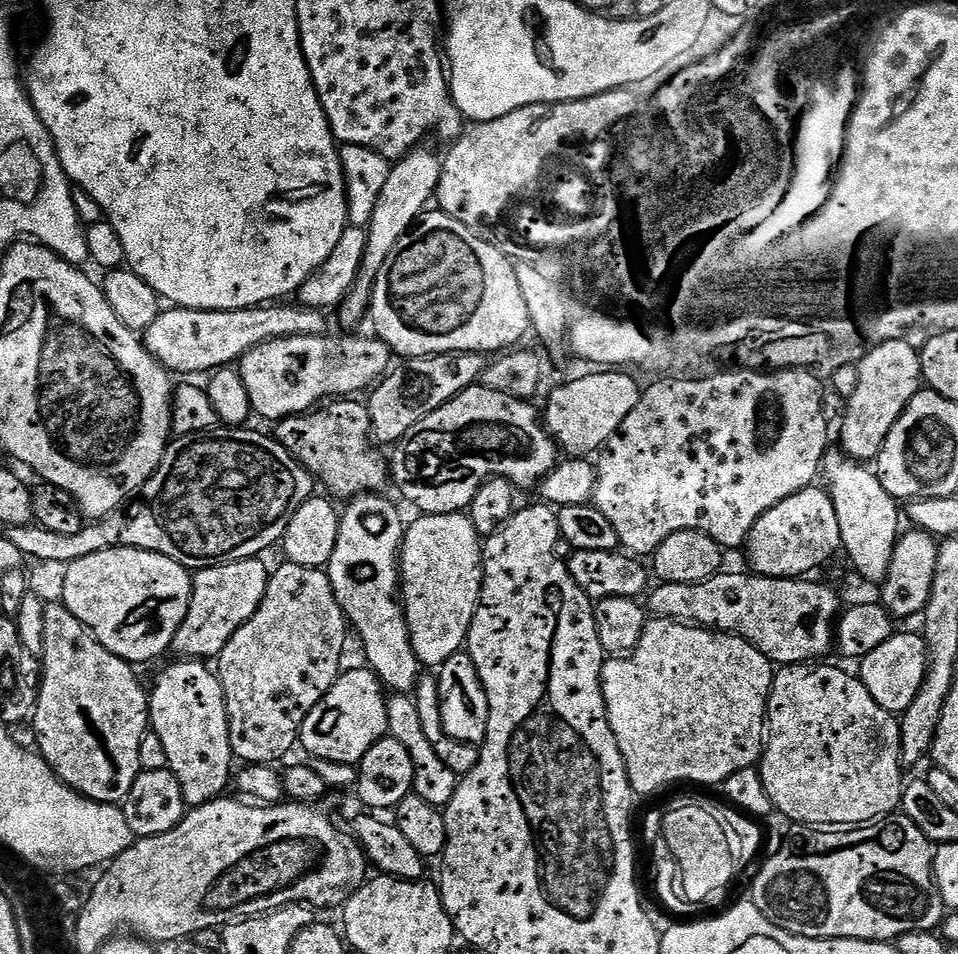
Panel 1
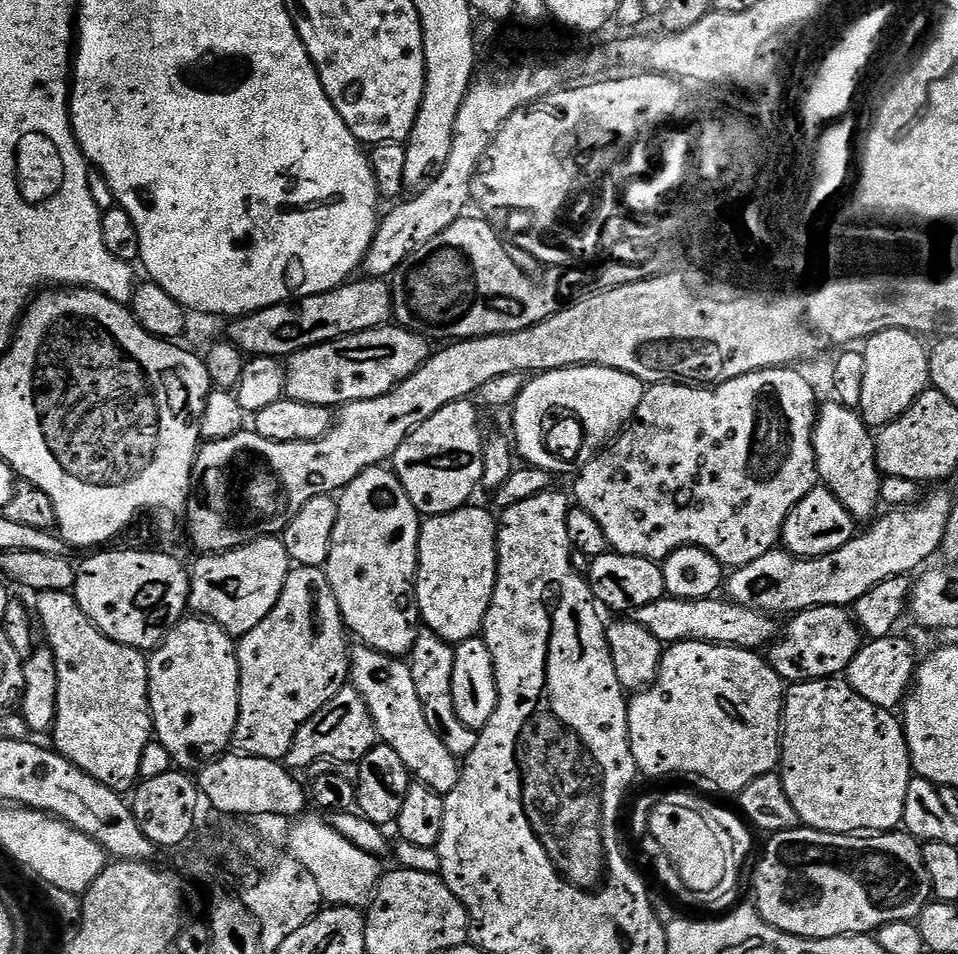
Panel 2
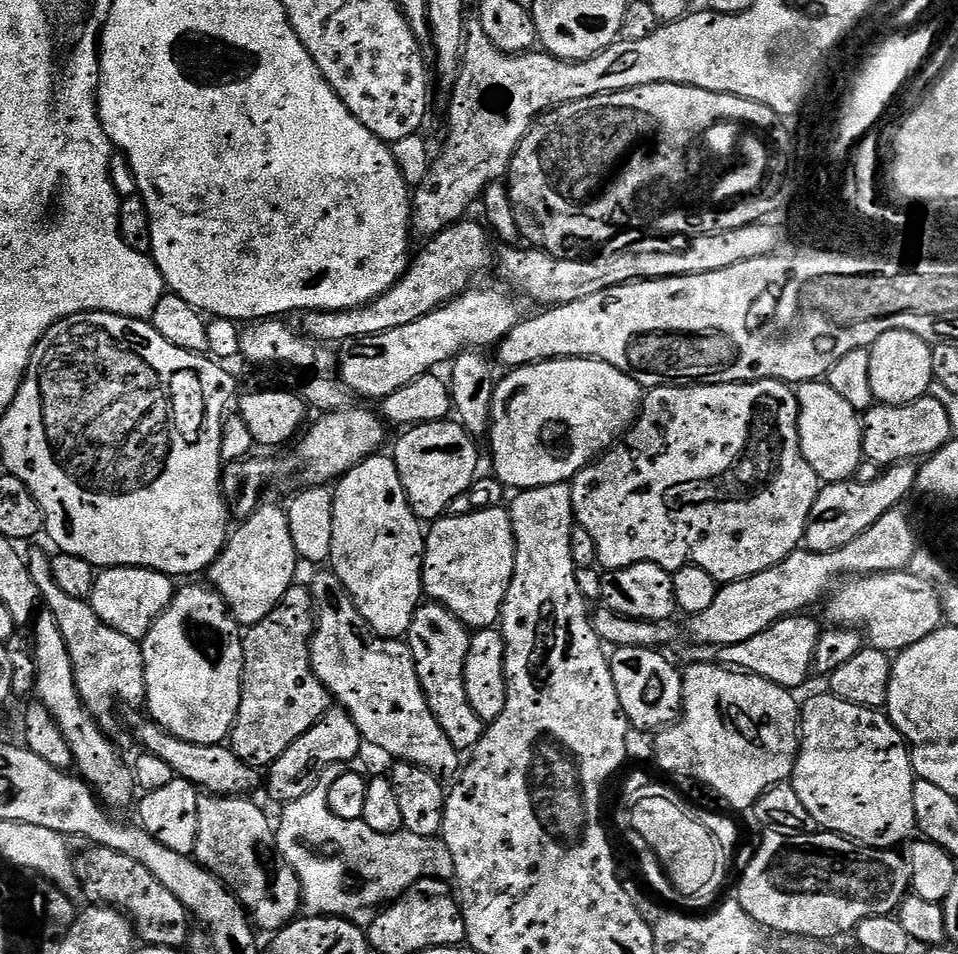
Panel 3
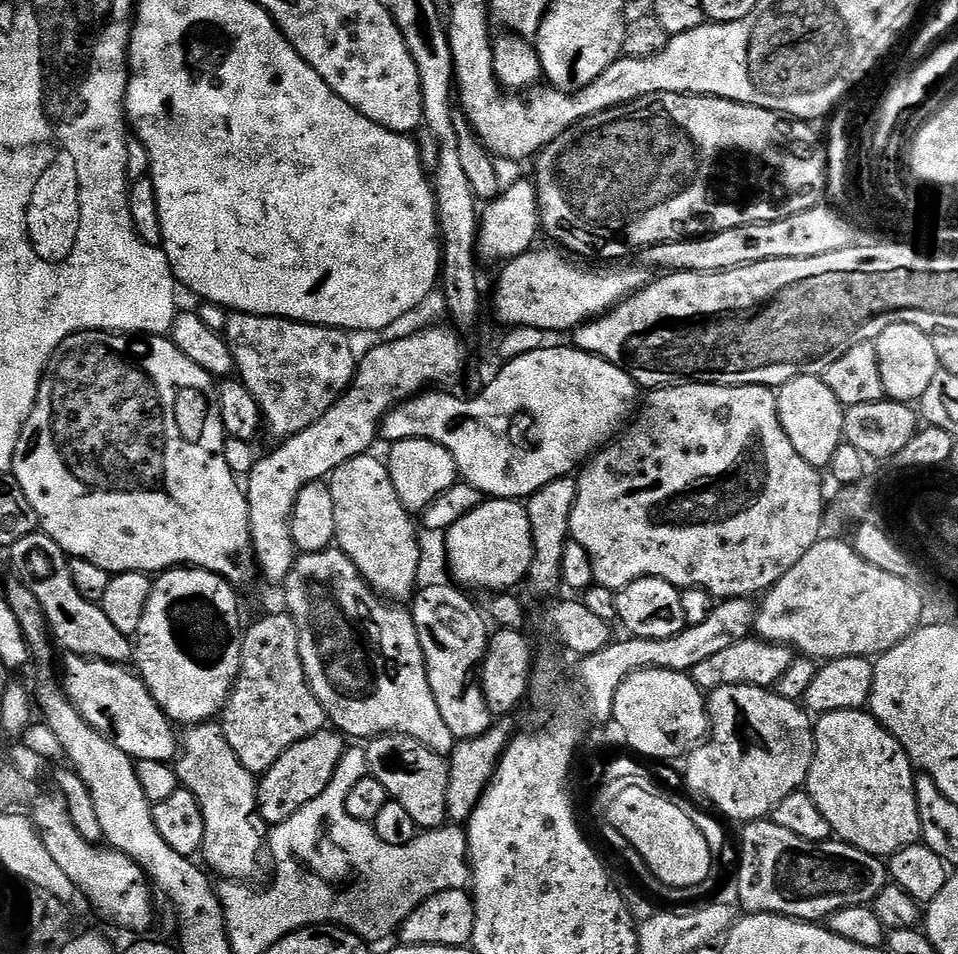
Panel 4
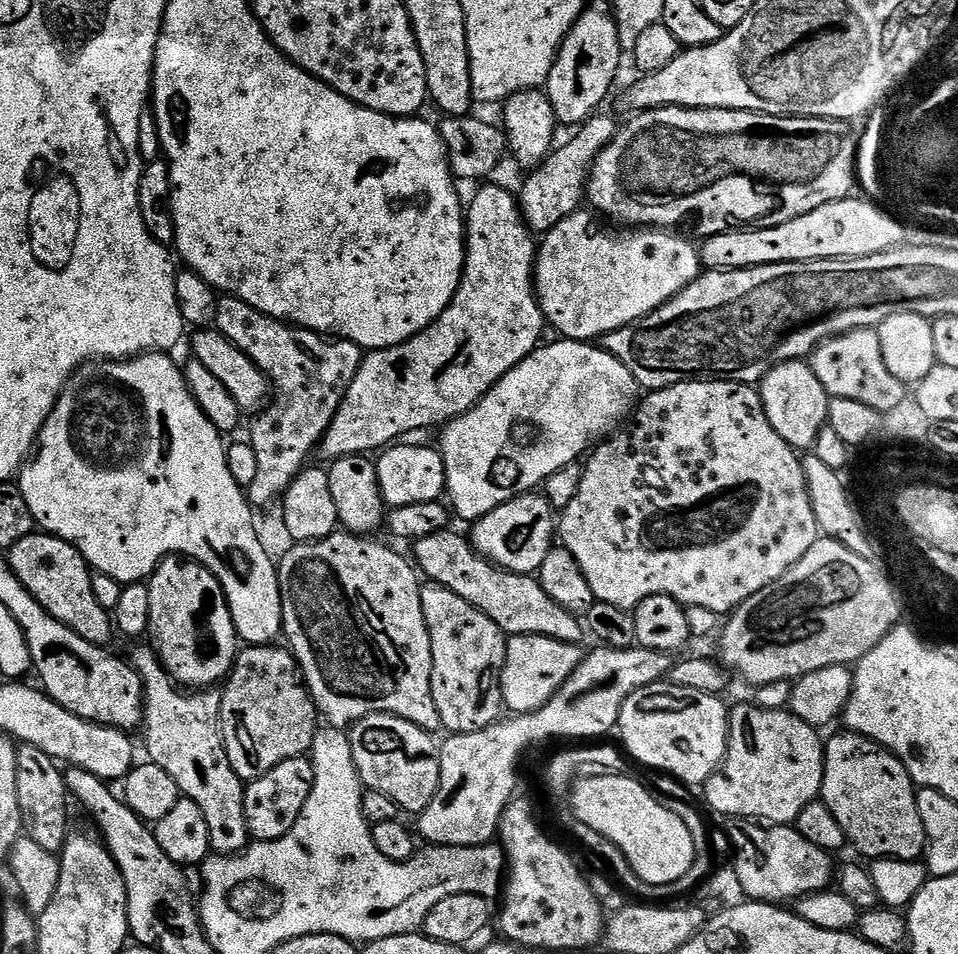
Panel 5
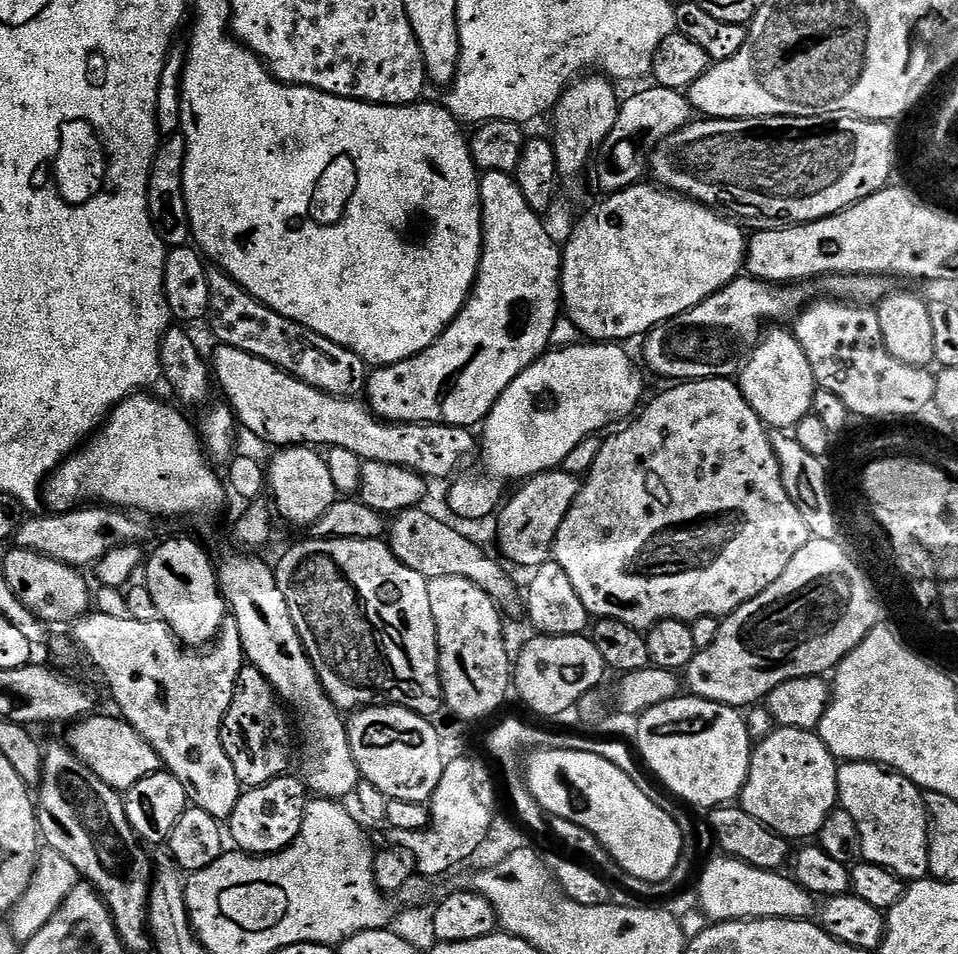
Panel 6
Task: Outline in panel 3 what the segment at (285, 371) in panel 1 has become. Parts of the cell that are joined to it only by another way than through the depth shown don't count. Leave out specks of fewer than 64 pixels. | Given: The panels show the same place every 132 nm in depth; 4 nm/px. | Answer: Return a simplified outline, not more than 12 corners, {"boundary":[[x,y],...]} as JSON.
{"boundary":[[511,291],[345,343],[340,384],[379,402],[520,324]]}

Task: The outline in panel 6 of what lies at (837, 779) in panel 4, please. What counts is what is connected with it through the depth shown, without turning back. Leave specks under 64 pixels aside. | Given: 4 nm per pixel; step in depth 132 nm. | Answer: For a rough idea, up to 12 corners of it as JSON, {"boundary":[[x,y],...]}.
{"boundary":[[865,760],[841,763],[838,804],[863,859],[928,876],[921,788]]}

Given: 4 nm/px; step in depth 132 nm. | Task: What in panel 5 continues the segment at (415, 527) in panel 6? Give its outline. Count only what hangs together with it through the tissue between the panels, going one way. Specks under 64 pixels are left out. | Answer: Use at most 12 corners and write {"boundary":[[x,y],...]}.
{"boundary":[[445,530],[415,567],[508,636],[579,645],[586,628],[535,575],[505,572]]}

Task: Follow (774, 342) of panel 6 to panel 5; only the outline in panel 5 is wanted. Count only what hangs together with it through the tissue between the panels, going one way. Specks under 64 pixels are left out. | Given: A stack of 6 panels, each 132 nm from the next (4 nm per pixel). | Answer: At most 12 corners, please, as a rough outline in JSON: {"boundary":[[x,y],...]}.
{"boundary":[[811,363],[767,372],[758,391],[770,426],[794,449],[815,449],[828,392]]}

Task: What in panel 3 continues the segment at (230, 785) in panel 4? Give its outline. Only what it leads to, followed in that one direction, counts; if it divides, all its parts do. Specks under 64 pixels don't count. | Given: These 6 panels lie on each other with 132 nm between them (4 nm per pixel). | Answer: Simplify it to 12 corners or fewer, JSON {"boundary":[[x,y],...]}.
{"boundary":[[201,795],[194,856],[275,934],[302,886],[252,798]]}

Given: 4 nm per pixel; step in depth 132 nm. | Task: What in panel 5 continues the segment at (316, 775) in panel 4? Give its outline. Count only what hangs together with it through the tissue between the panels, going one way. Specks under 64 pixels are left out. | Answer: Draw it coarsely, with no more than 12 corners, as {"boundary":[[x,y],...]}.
{"boundary":[[308,756],[247,781],[253,841],[290,834],[310,790]]}

